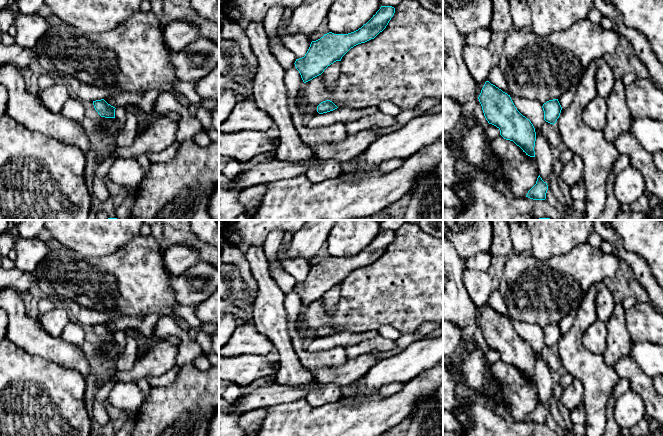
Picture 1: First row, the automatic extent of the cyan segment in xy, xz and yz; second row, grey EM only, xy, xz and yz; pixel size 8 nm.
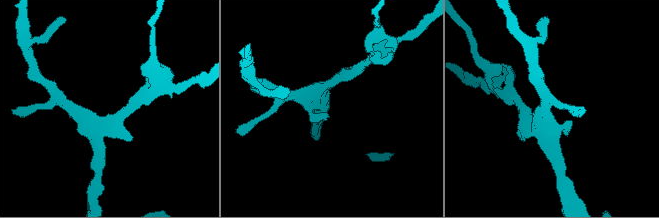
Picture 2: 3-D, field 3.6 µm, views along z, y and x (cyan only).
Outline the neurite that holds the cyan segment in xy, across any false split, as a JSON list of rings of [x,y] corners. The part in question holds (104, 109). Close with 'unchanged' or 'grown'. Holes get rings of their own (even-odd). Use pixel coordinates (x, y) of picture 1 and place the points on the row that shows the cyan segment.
[[[104,99],[93,101],[95,110],[101,117],[115,118],[115,107],[108,104]]] | unchanged

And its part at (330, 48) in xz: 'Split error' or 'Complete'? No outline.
Complete

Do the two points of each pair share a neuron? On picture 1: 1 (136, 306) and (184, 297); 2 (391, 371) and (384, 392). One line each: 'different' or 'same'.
1: different
2: different

